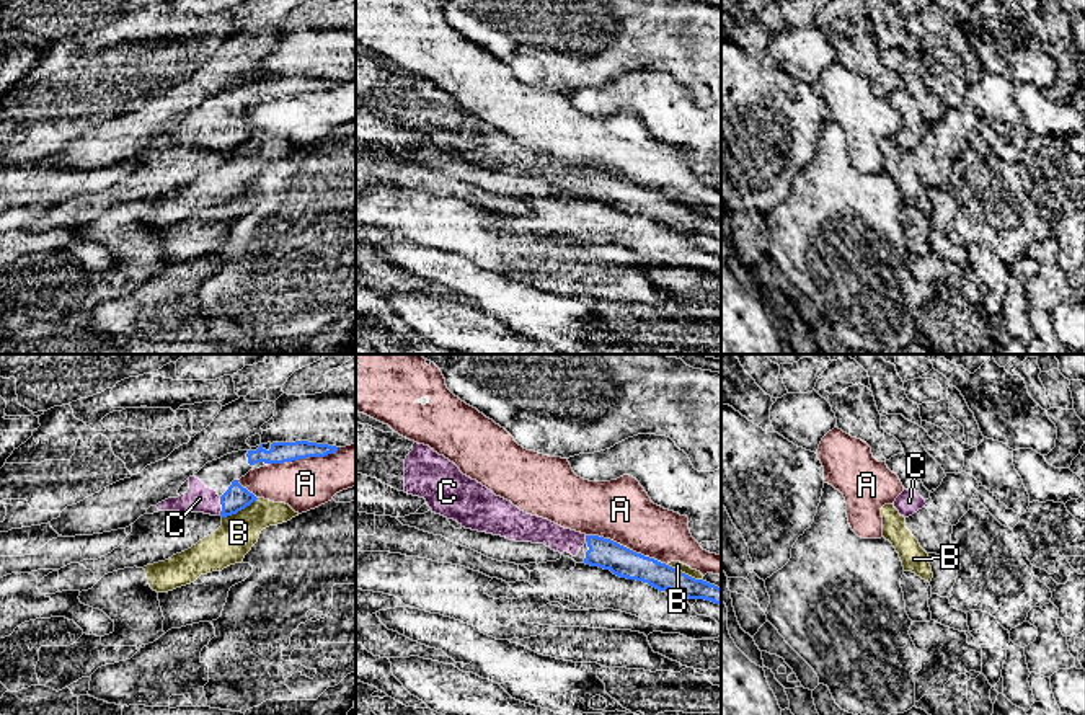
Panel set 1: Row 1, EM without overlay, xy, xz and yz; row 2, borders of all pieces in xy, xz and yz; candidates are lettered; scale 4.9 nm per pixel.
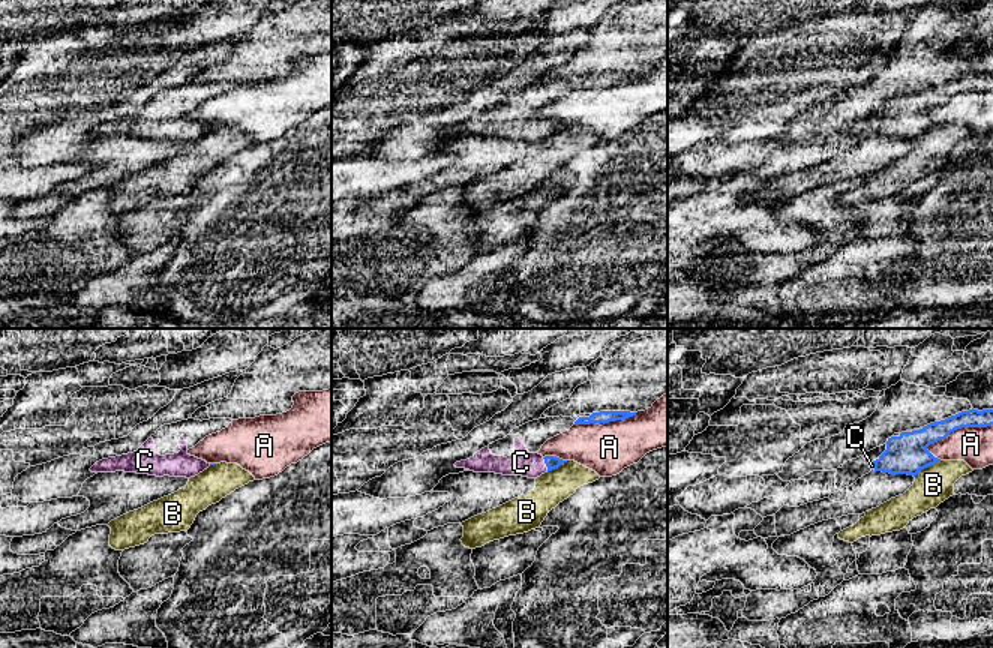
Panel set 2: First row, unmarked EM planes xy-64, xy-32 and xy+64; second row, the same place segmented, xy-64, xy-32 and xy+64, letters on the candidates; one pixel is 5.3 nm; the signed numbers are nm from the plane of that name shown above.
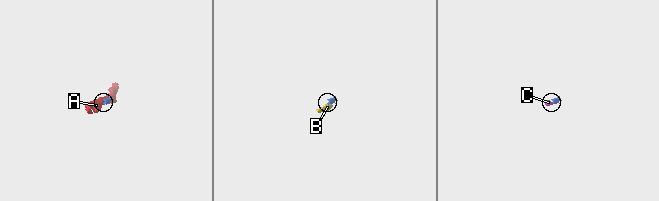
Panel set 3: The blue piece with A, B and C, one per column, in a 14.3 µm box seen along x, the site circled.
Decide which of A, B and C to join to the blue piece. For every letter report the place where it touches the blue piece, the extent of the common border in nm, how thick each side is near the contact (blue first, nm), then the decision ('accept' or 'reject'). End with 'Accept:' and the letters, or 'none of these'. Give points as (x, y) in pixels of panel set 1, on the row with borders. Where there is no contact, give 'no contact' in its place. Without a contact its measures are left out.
A: xz (625, 547) | 420 nm | 150/300 nm | reject
B: xy (240, 510) | 200 nm | 120/190 nm | reject
C: xy (222, 506) | 100 nm | 120/140 nm | accept
Accept: C

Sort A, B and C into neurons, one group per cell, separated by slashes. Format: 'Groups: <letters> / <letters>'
Groups: A / B / C

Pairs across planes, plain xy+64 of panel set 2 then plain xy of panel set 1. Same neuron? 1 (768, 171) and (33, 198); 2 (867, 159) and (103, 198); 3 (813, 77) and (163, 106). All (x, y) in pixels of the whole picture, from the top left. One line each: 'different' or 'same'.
1: same
2: same
3: different

